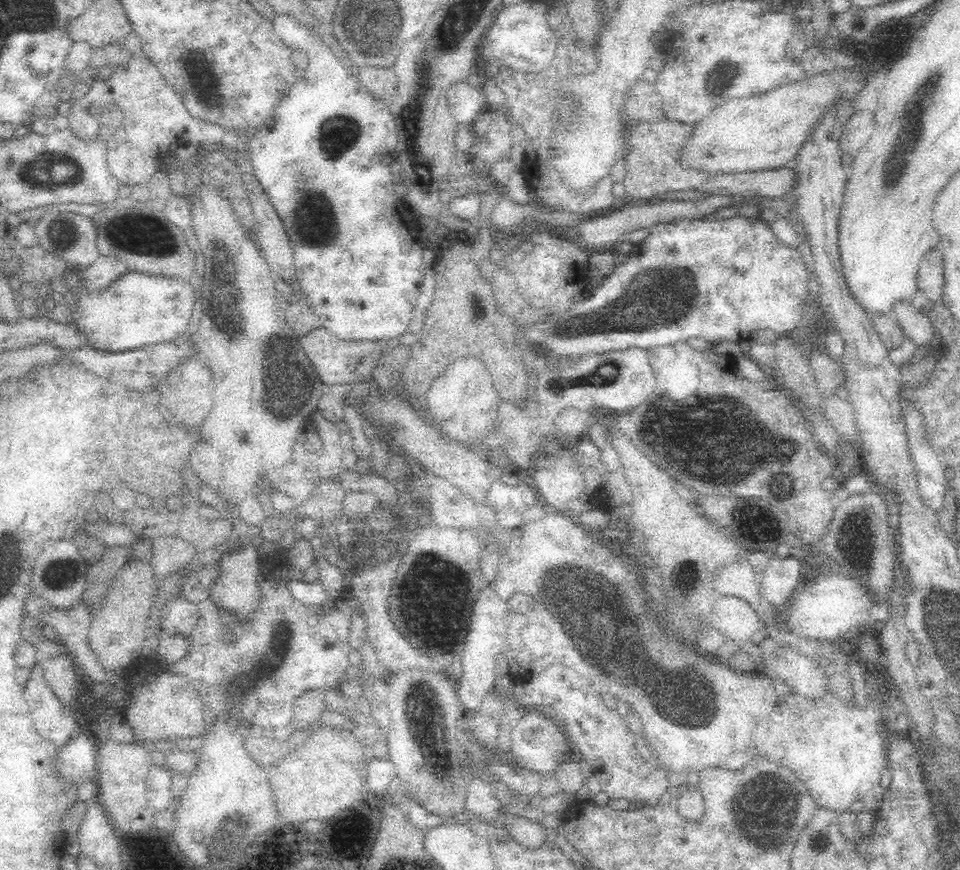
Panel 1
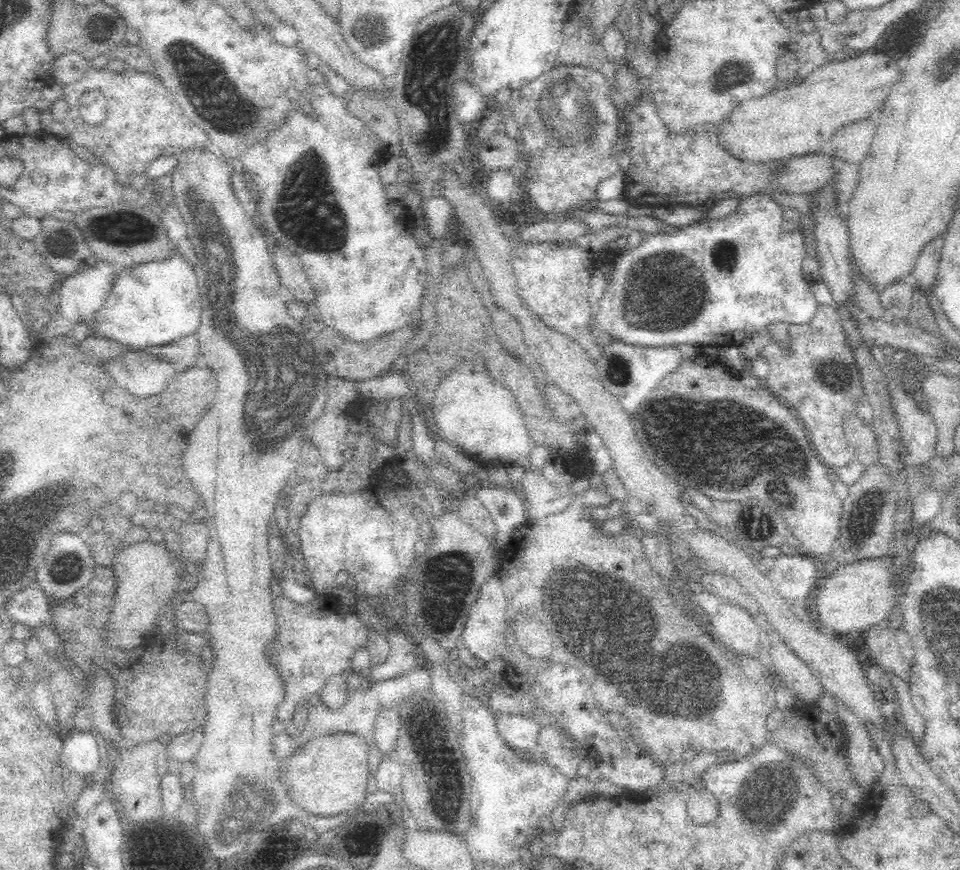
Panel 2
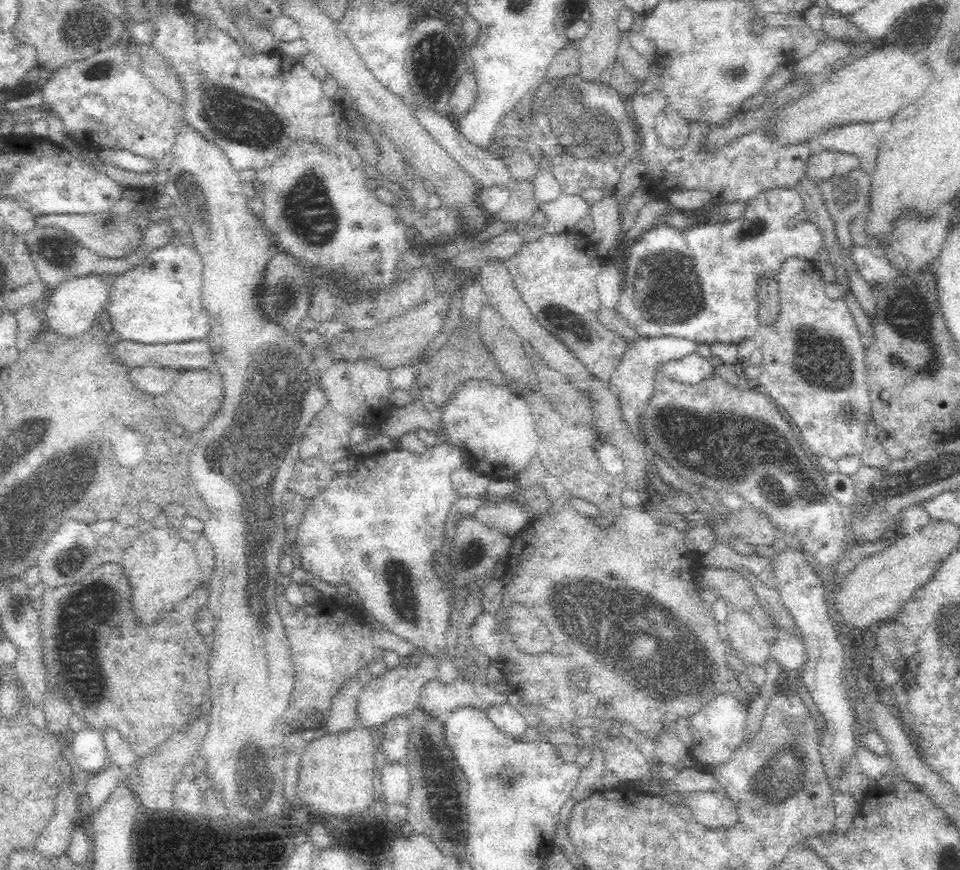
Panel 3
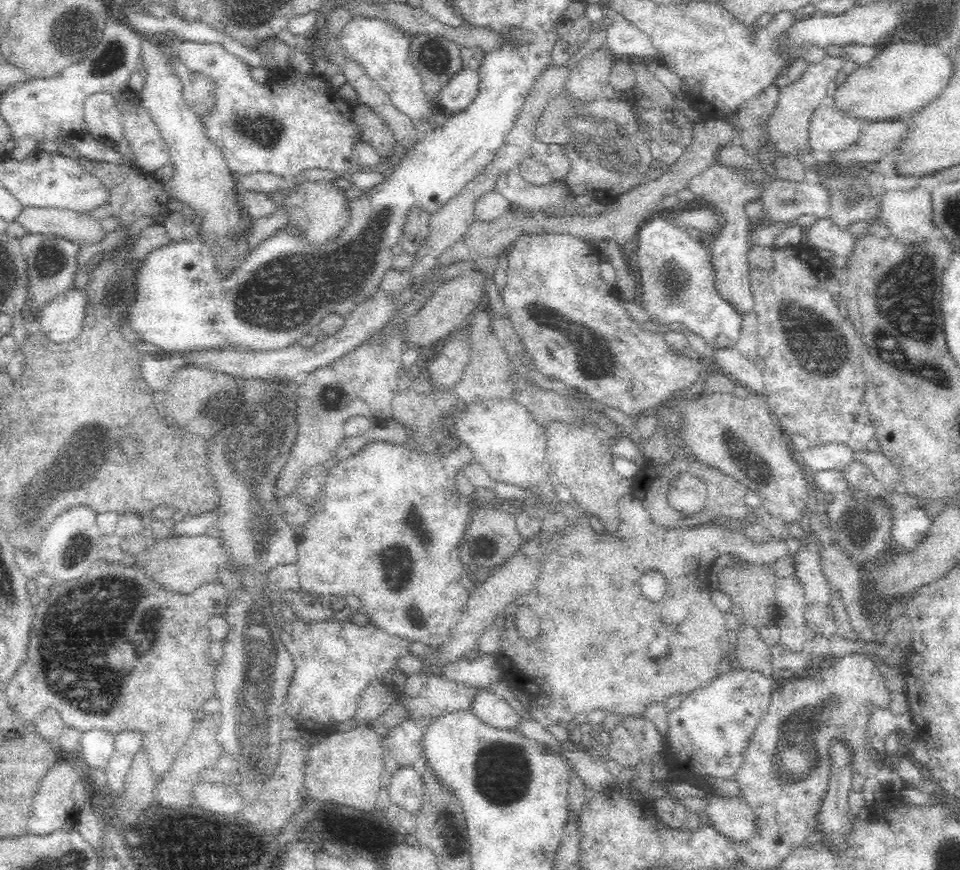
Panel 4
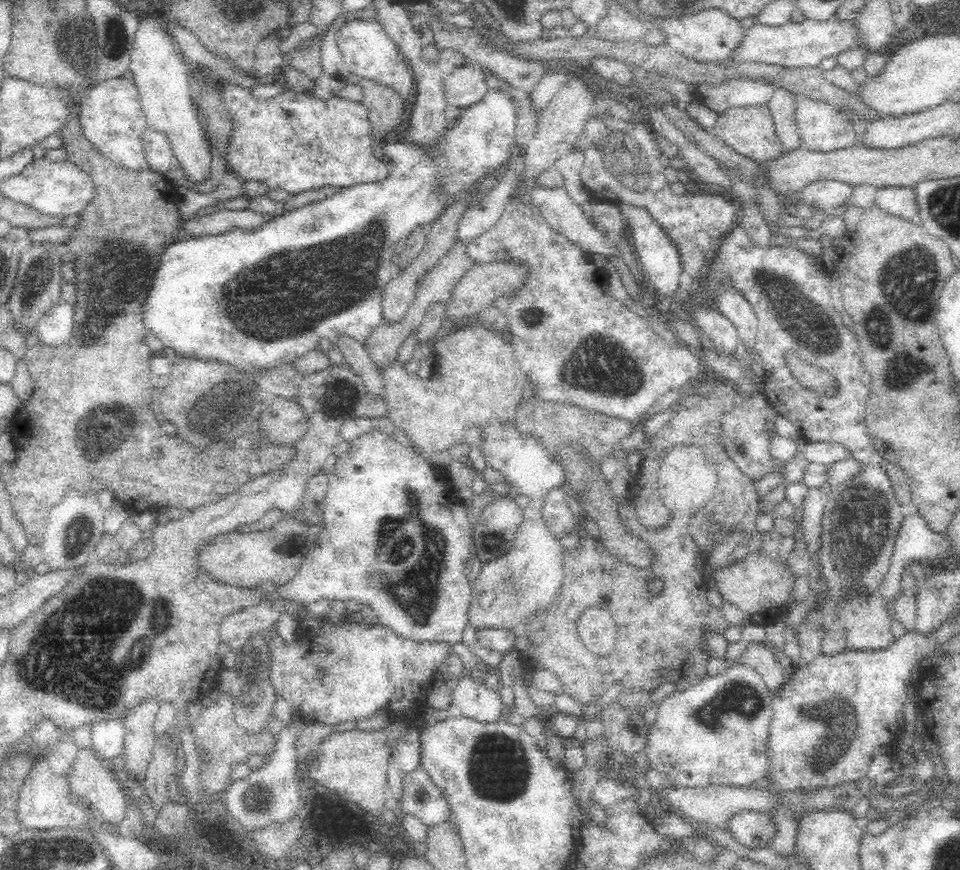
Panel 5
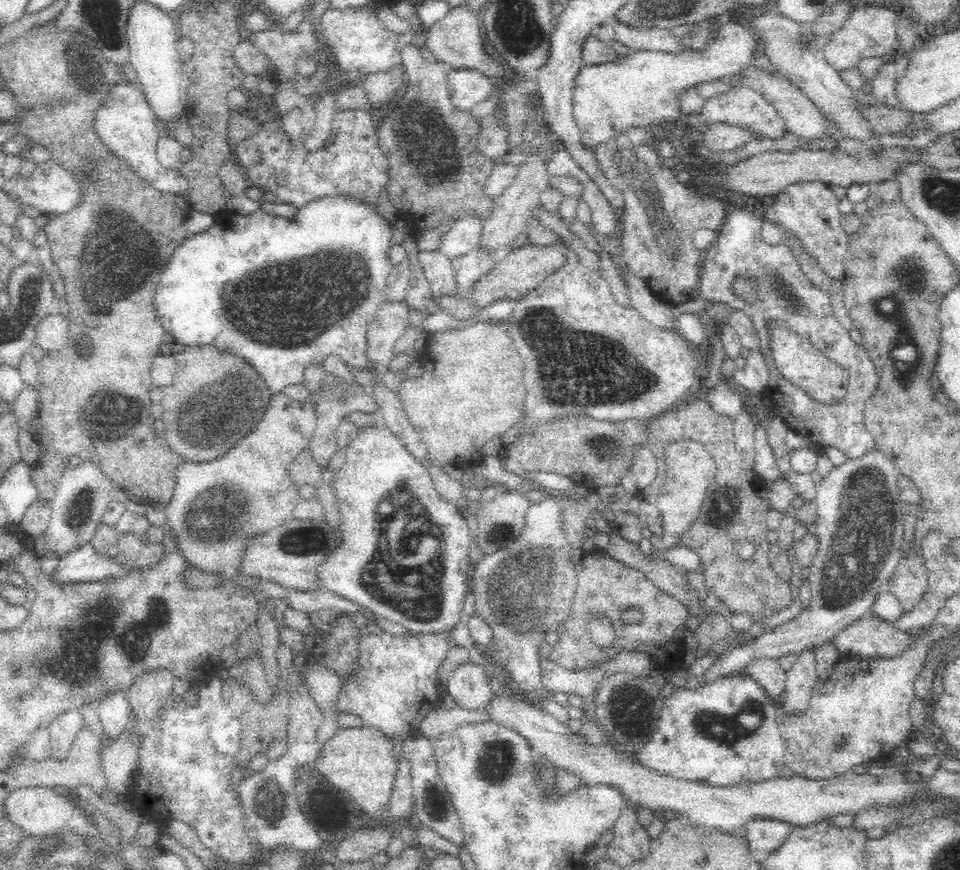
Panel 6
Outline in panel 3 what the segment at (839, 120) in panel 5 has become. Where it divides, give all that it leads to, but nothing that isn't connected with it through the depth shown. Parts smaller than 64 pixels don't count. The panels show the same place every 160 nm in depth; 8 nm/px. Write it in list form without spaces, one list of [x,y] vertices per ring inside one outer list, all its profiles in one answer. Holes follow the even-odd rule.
[[[848,124],[844,128],[833,128],[820,135],[818,140],[823,150],[854,156],[858,159],[859,168],[872,172],[879,140],[872,124]]]

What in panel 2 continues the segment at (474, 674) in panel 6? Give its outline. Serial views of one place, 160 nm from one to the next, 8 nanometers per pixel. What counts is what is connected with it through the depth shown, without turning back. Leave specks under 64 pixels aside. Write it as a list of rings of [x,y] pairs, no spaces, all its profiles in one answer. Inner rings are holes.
[[[503,713],[495,715],[497,729],[502,740],[512,750],[524,750],[528,742],[536,742],[541,721],[524,714]]]

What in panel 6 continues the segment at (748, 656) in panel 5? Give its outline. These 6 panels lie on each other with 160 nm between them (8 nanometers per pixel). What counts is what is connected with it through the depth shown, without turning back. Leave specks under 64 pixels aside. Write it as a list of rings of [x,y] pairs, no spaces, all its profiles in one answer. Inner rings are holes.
[[[754,656],[748,660],[744,670],[759,682],[768,696],[779,699],[785,692],[787,671],[782,668],[779,657]]]

